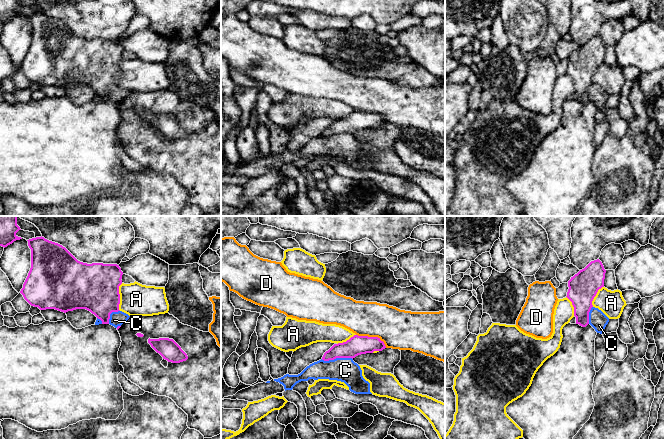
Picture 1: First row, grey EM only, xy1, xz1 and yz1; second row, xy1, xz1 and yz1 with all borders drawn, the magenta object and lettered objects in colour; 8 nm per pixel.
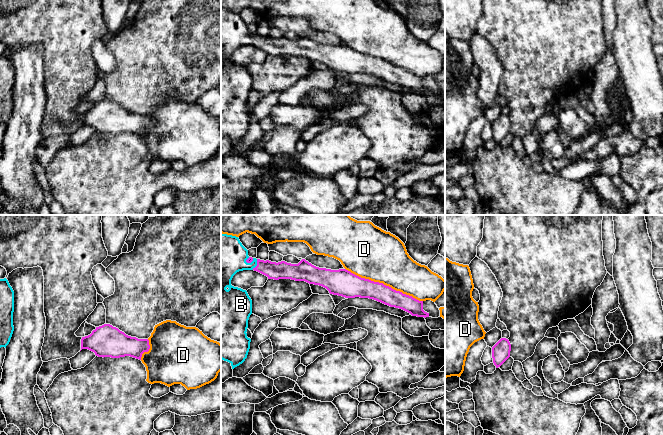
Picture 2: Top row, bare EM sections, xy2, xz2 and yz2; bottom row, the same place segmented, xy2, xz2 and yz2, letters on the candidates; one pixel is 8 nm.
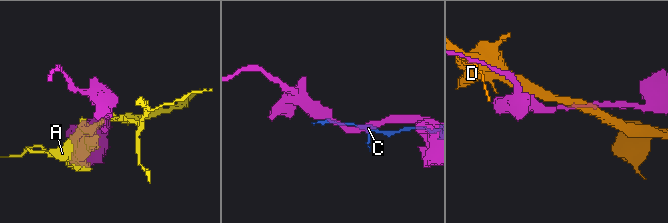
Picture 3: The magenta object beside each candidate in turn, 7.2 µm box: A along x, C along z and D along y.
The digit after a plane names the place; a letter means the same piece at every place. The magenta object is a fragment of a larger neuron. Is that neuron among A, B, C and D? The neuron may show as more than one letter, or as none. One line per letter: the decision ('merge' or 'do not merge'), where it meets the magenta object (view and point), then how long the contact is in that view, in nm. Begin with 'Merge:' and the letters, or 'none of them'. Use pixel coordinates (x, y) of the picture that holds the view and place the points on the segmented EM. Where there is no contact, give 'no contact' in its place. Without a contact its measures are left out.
Merge: B
A: do not merge; contact xy1 (119, 297); length 220 nm
B: merge; contact xz2 (257, 264); length 100 nm
C: do not merge; contact xz1 (336, 357); length 260 nm
D: do not merge; contact xz2 (383, 284); length 700 nm

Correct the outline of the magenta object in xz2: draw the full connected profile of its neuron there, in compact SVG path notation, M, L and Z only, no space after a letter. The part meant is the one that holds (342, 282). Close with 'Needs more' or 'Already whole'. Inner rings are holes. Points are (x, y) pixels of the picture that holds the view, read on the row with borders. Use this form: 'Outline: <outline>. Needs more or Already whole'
Outline: M221 233L221 359L229 362L232 369L245 361L251 342L246 332L248 320L252 314L252 300L246 290L231 285L233 276L243 270L257 271L267 276L268 279L305 281L309 284L322 286L333 295L345 298L369 298L390 307L402 309L412 316L429 317L429 313L423 310L423 301L396 291L383 283L361 278L346 269L331 270L319 268L305 259L302 259L298 264L291 264L285 261L276 263L252 258L248 256L248 250L242 245L238 237Z. Needs more

